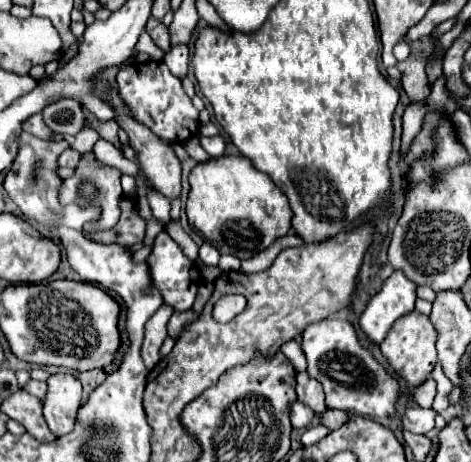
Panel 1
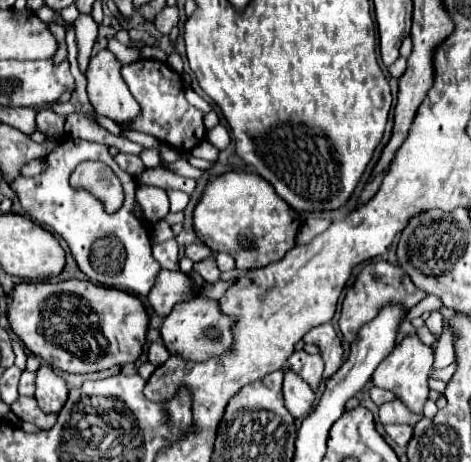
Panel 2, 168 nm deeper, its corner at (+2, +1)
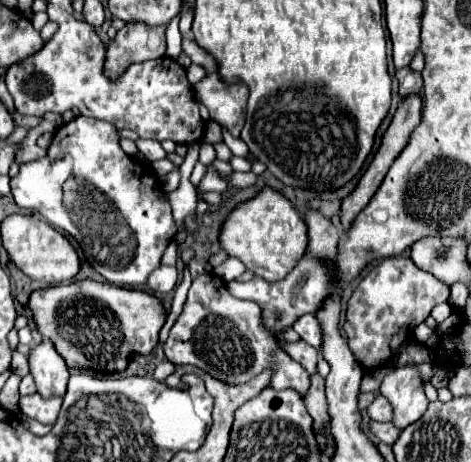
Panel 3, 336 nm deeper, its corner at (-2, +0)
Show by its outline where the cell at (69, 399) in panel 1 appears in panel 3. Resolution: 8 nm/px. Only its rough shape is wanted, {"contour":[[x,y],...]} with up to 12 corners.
{"contour":[[48,340],[30,352],[38,394],[66,394],[70,374]]}

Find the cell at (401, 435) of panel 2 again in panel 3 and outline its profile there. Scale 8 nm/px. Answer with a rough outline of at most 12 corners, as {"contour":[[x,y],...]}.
{"contour":[[372,422],[372,430],[390,446],[398,440],[402,430],[392,422]]}

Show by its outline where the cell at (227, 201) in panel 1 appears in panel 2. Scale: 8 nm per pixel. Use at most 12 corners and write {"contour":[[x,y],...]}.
{"contour":[[256,173],[210,179],[194,229],[250,271],[296,245],[302,215]]}

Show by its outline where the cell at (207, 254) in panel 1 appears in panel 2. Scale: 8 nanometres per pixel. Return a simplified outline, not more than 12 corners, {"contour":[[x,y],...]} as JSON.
{"contour":[[192,243],[184,255],[192,261],[206,259],[206,247]]}

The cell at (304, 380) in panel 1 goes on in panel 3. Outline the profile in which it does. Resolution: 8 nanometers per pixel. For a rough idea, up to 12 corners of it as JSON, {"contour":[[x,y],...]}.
{"contour":[[304,340],[284,342],[286,354],[316,374],[318,350]]}

